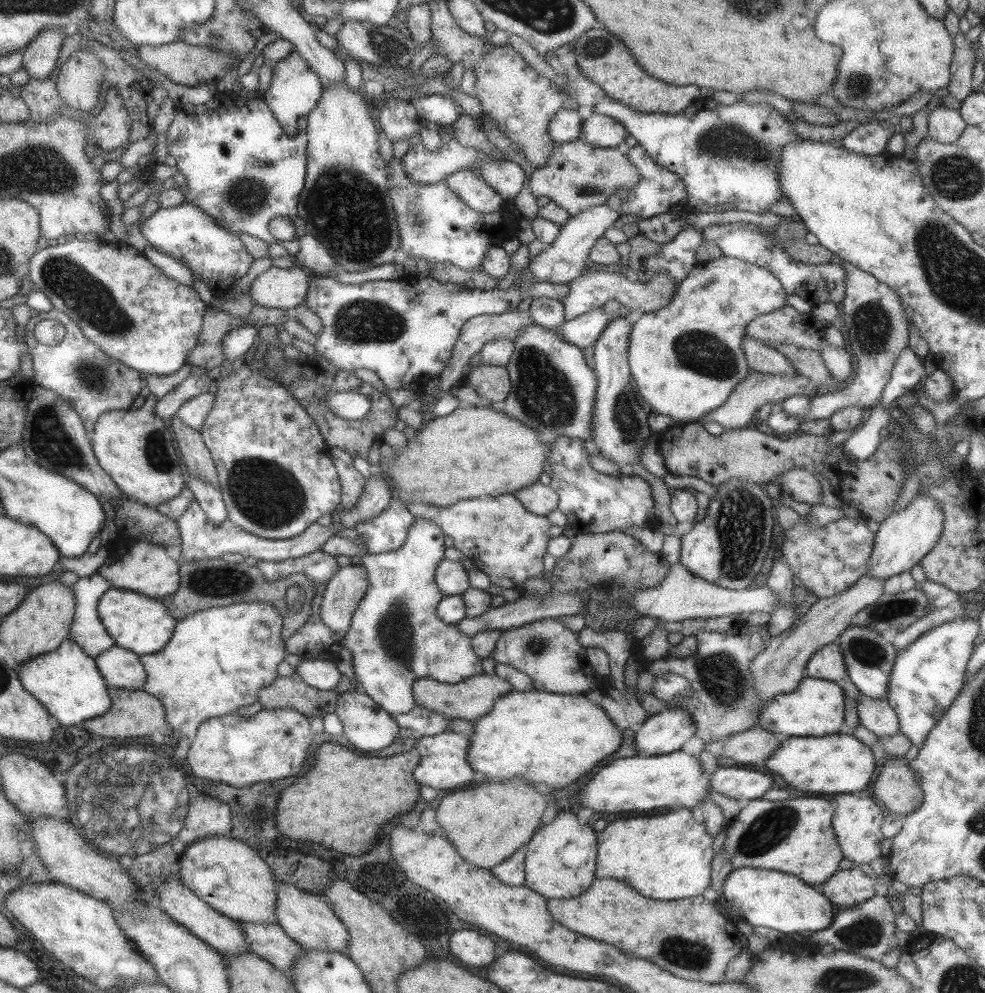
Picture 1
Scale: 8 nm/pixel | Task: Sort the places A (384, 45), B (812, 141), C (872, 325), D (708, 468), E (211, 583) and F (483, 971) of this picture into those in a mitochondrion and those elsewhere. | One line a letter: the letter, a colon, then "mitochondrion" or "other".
A: mitochondrion
B: other
C: mitochondrion
D: other
E: mitochondrion
F: other

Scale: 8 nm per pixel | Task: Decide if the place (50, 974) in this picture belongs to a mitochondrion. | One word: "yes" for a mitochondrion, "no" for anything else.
no

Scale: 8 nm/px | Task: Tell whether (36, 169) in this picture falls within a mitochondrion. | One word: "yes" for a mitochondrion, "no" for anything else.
yes

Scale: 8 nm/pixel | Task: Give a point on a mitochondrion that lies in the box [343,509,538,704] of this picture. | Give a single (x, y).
(395, 634)

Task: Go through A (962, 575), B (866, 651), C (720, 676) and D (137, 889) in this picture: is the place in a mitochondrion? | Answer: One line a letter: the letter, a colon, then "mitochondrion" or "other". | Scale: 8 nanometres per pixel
A: other
B: mitochondrion
C: mitochondrion
D: other

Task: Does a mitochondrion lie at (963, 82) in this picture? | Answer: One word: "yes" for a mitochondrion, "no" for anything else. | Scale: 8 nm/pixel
no

